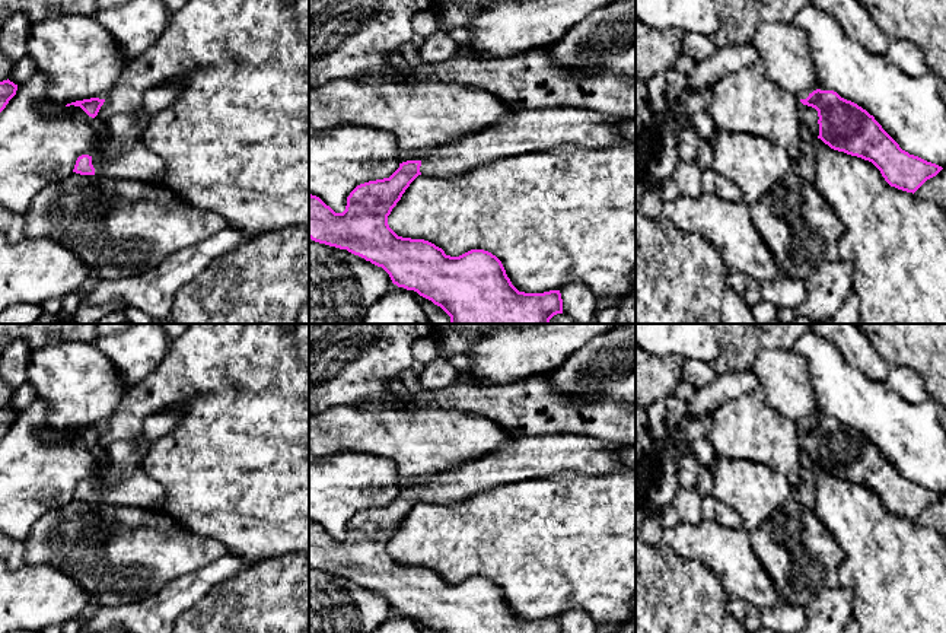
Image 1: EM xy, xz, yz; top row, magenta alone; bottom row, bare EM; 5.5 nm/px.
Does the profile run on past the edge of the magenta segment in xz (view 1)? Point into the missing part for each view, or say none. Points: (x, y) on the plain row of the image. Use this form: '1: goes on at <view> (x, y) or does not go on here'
1: goes on at xz (526, 457)

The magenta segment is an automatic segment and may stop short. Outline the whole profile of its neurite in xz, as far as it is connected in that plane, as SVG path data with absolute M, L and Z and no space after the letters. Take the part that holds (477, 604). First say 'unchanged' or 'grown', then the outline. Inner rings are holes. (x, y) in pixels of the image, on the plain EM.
grown | M520 435L504 443L494 452L477 461L462 464L450 471L436 475L431 484L424 487L407 487L383 506L369 508L357 512L347 524L347 532L343 540L335 540L319 524L309 521L309 564L315 569L347 576L348 579L382 594L391 604L392 610L407 617L414 617L420 623L431 627L437 633L563 633L560 617L544 620L519 618L506 601L501 588L488 578L471 576L459 583L446 582L445 578L424 566L411 566L398 563L388 551L388 543L401 527L410 510L418 503L452 506L472 496L488 492L501 484L523 481L528 478L541 478L560 473L577 473L582 475L602 475L615 470L630 470L617 455L625 443L617 443L592 438L587 435Z

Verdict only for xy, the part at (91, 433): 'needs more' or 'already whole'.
already whole

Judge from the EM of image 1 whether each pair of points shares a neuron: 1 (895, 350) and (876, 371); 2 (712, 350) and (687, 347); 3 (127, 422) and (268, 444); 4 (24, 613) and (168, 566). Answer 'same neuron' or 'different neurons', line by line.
1: different neurons
2: same neuron
3: same neuron
4: different neurons

